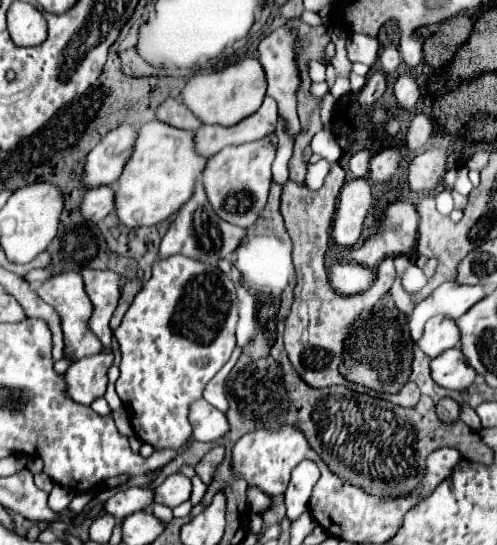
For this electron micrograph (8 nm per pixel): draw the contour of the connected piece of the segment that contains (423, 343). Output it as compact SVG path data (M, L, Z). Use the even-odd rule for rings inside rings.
M433 316L431 322L425 324L419 342L415 342L415 346L419 346L421 352L429 358L435 358L445 350L455 348L457 344L459 344L459 328L455 320L441 318L441 316Z

